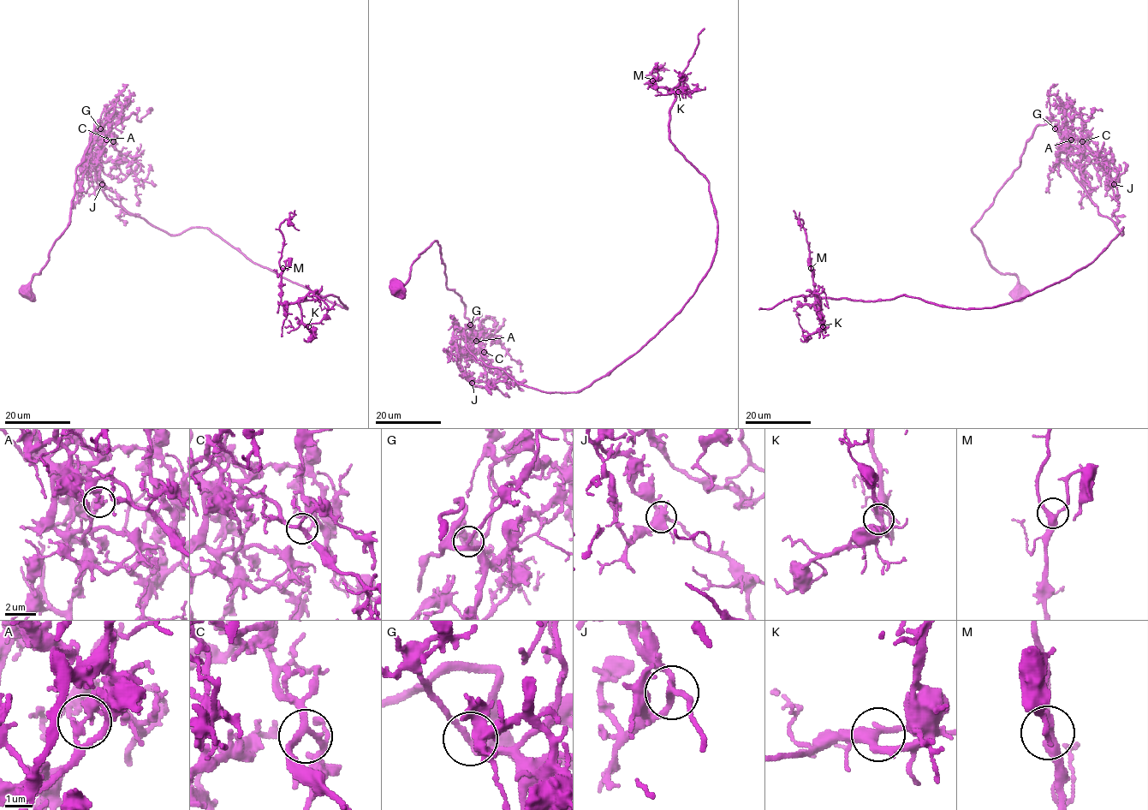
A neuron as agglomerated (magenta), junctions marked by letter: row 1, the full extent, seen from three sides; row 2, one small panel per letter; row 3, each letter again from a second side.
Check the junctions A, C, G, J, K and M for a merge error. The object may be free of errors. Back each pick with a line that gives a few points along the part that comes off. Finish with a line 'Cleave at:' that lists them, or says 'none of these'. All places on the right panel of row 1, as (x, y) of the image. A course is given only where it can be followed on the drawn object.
A: Course of the part to remove: (1072, 139), (1066, 166), (1122, 235), (1069, 276), (995, 307), (901, 294), (818, 304), (800, 219), (800, 230)
Cleave at: A

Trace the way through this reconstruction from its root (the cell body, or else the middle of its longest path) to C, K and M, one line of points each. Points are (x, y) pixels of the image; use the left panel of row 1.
C: (25, 289), (67, 227), (75, 169), (98, 121), (97, 128), (113, 141)
K: (25, 289), (67, 227), (98, 121), (109, 199), (170, 235), (208, 228), (347, 308), (299, 298), (308, 326)
M: (25, 289), (98, 121), (115, 205), (347, 309), (283, 304), (282, 268)

